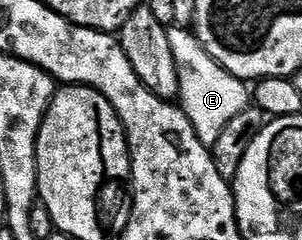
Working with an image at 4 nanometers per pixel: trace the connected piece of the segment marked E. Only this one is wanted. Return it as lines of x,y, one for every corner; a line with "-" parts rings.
172,27
168,29
168,35
180,80
178,104
190,119
200,142
211,147
214,143
218,143
218,135
222,135
226,123
230,123
230,119
234,119
234,115
249,108
249,86
234,75
230,75
230,71
223,69
206,52
204,44
196,38
195,32
191,28

